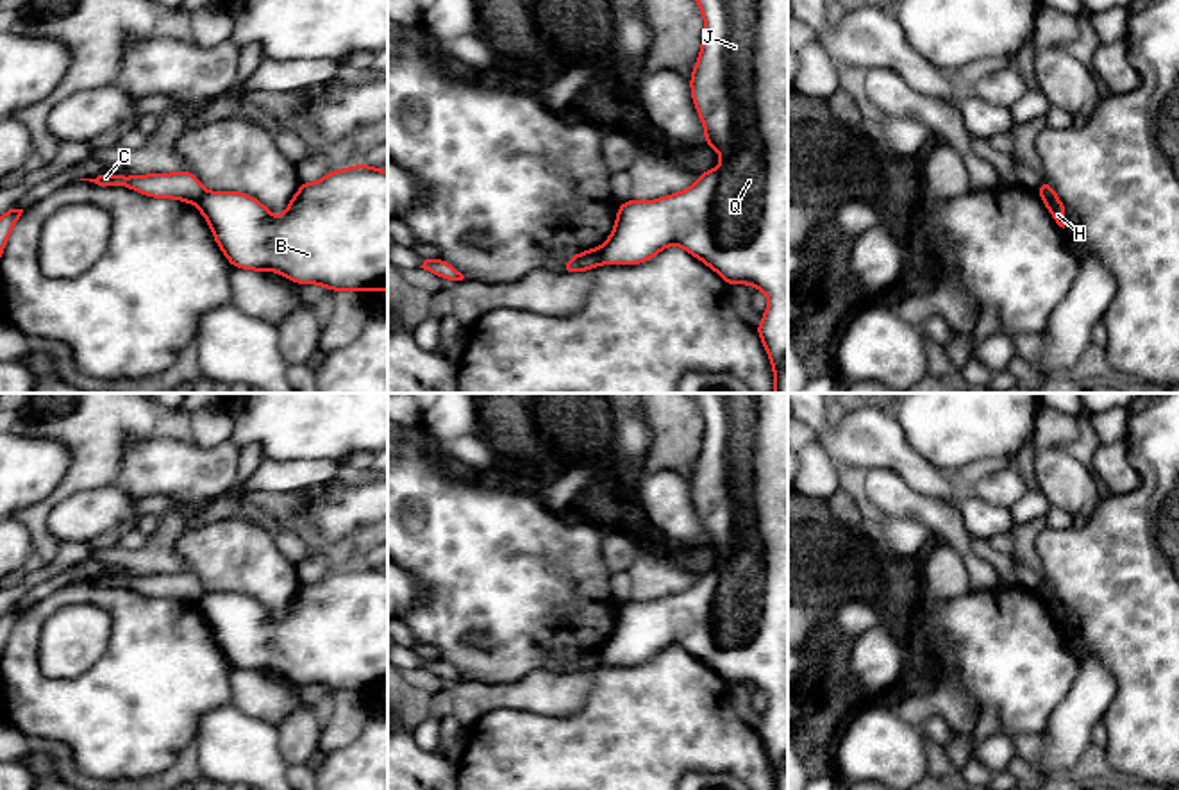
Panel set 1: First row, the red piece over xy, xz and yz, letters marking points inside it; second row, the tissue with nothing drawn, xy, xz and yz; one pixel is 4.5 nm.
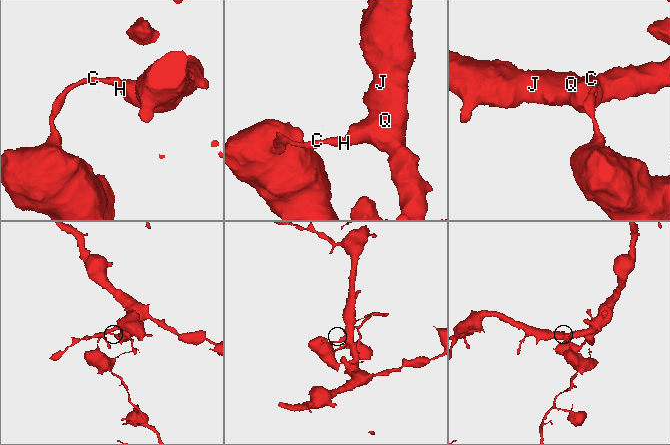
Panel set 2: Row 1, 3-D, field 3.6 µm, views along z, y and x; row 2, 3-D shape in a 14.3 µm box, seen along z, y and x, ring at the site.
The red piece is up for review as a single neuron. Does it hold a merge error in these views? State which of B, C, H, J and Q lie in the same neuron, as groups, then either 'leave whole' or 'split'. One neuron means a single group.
B H J Q / C | split

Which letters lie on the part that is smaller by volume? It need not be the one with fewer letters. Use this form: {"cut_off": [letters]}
{"cut_off": ["C"]}

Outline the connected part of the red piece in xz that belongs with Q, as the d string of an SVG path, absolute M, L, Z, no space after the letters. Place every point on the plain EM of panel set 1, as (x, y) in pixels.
M691 393L697 400L706 431L700 454L690 477L691 499L698 518L704 524L706 538L715 549L722 563L718 568L698 574L697 583L688 590L666 595L650 602L627 601L618 606L616 622L611 636L600 647L600 665L640 665L656 658L670 645L682 647L686 652L713 668L729 686L750 685L763 690L768 697L768 708L763 713L761 724L756 727L765 751L772 761L775 790L788 790L788 393Z

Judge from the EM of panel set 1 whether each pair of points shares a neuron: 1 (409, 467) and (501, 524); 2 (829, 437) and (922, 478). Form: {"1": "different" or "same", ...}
{"1": "same", "2": "same"}

